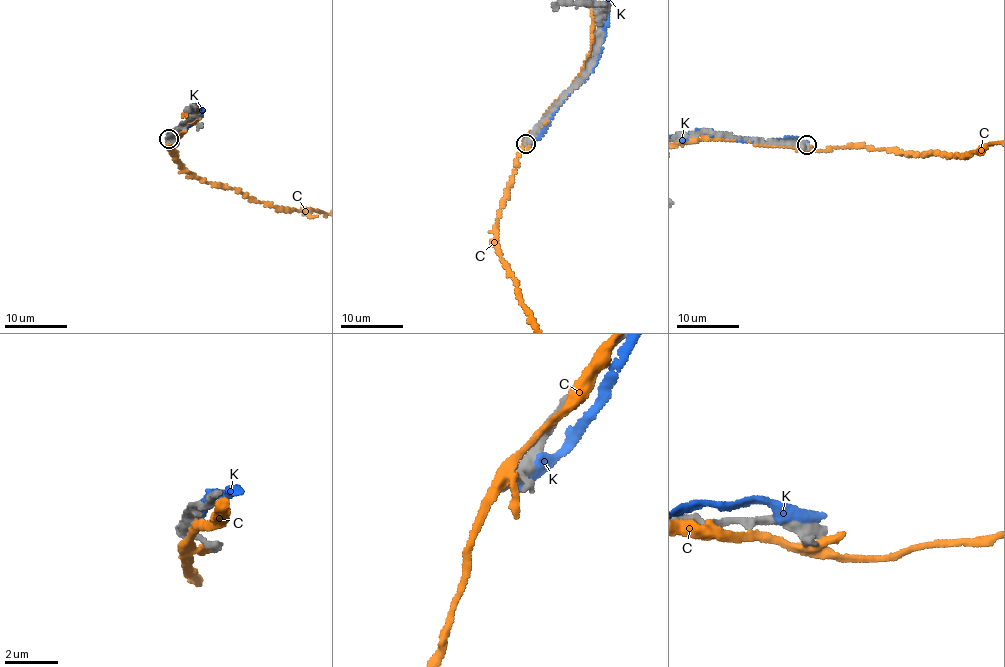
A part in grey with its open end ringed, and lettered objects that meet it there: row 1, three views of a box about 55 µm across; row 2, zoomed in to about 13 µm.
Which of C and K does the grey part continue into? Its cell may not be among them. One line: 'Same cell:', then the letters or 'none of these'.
Same cell: none of these

